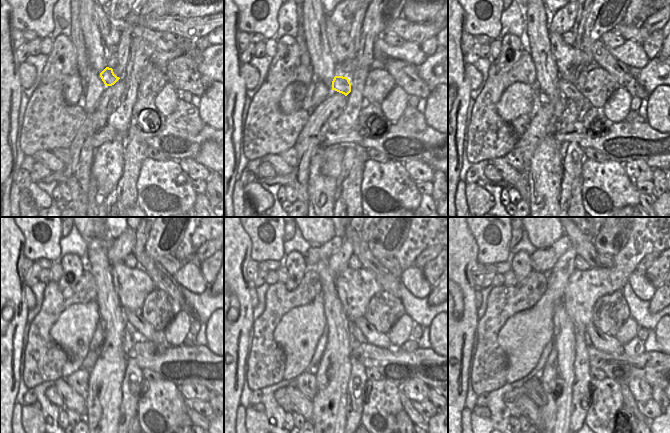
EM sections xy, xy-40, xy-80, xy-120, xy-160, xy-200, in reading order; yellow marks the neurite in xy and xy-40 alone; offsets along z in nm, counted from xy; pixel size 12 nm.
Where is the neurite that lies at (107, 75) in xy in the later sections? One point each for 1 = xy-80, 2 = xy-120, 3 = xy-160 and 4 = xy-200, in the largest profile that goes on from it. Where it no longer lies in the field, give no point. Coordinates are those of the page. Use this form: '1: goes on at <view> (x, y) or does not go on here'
1: goes on at xy-80 (568, 89)
2: goes on at xy-120 (135, 319)
3: goes on at xy-160 (374, 337)
4: goes on at xy-200 (601, 341)

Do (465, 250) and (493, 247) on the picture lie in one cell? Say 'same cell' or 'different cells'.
different cells

